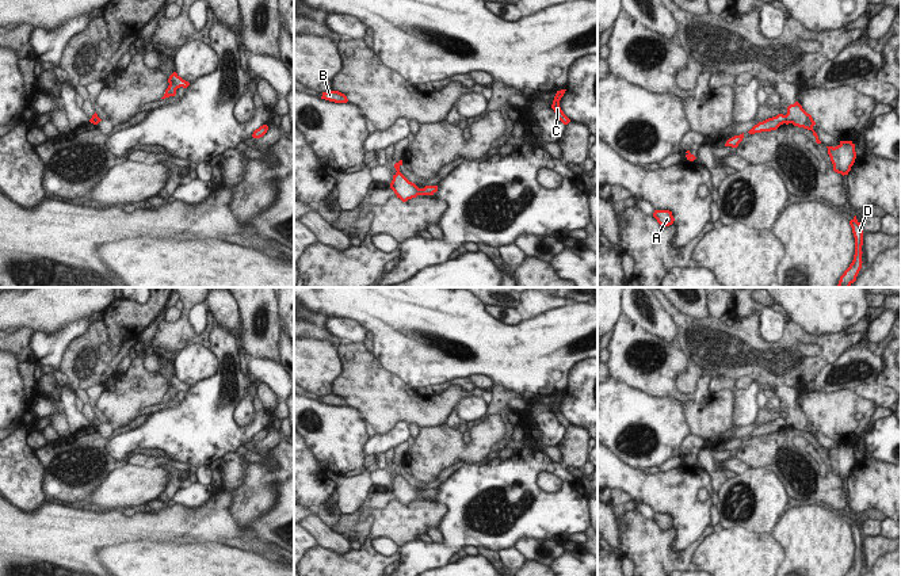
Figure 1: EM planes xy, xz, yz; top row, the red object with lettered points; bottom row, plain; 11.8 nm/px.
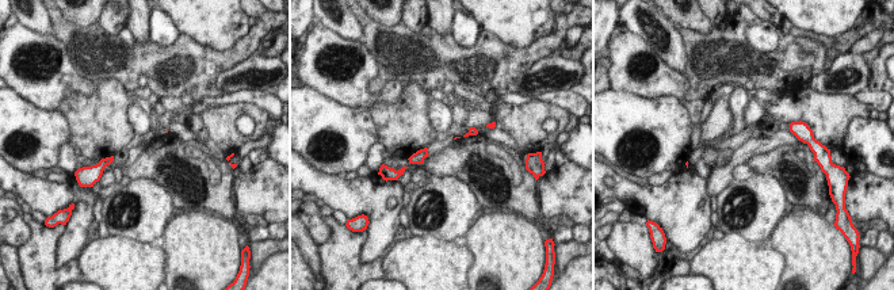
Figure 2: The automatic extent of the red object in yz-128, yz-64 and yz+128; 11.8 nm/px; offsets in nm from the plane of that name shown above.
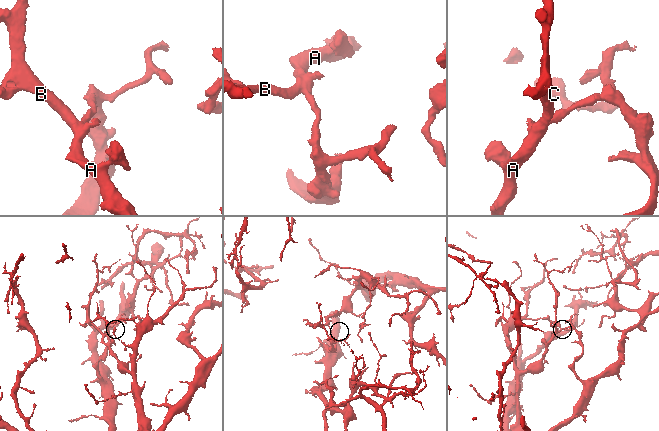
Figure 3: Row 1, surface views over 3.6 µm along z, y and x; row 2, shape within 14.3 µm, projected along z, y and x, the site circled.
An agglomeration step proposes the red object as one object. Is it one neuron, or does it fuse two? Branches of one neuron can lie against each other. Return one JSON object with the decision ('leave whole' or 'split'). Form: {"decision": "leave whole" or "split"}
{"decision": "split"}

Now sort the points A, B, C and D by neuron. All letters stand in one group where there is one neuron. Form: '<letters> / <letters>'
A B C / D

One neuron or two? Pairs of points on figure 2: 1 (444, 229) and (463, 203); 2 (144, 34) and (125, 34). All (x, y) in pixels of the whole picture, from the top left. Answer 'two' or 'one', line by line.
1: one
2: two

